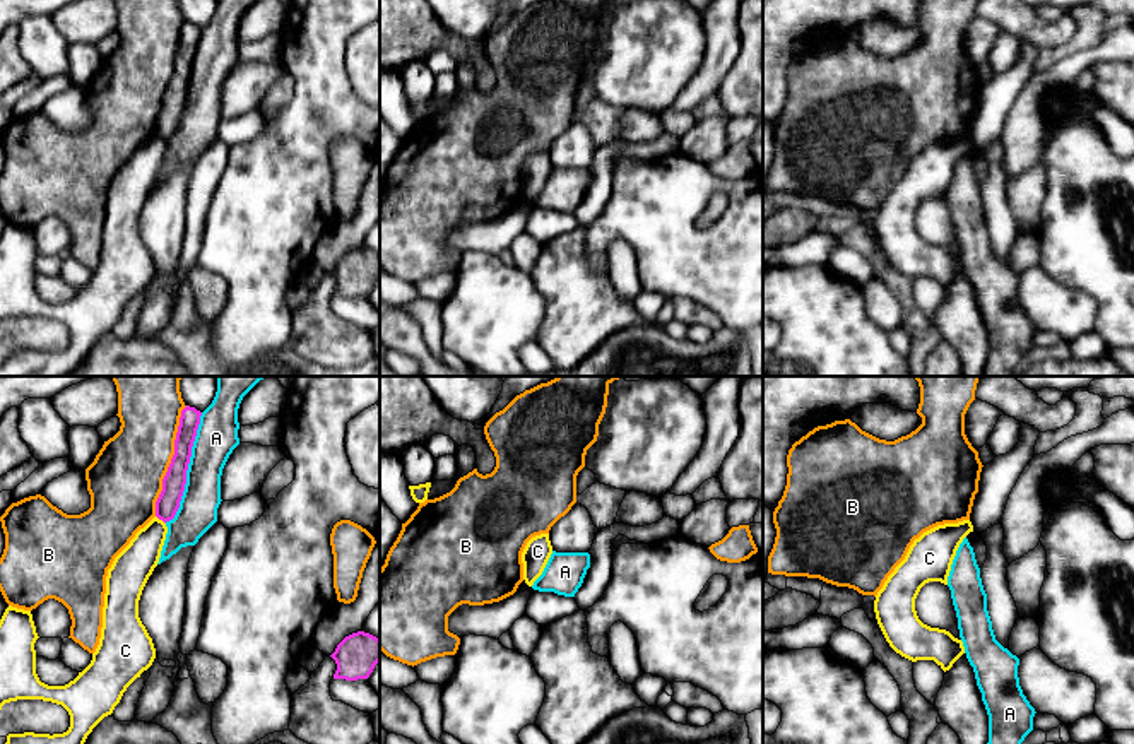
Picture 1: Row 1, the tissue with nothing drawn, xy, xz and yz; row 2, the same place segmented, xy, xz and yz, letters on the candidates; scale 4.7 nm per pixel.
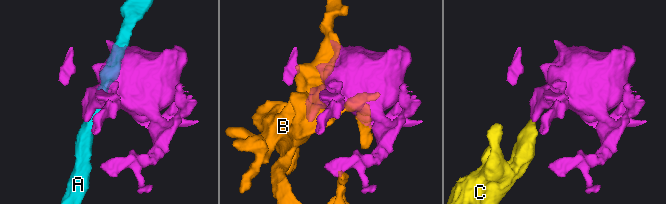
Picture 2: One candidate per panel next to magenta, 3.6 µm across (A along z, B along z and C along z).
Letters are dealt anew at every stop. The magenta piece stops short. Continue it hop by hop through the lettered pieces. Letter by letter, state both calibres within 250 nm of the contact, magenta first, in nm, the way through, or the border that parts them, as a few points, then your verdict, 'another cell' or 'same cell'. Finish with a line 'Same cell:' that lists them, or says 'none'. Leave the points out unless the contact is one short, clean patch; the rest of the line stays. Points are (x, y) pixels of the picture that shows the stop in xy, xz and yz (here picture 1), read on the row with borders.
A: 110/190 nm | another cell
B: 110/360 nm | another cell
C: 110/180 nm | along xy (156, 515), (165, 524) | another cell
Same cell: none

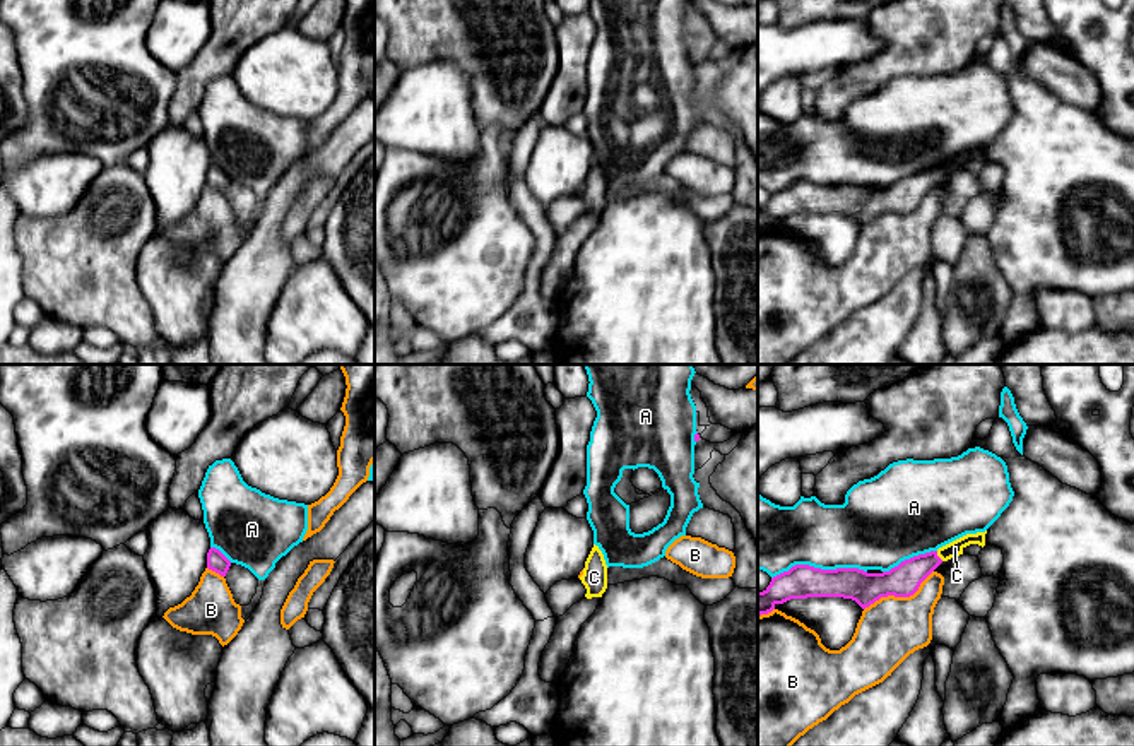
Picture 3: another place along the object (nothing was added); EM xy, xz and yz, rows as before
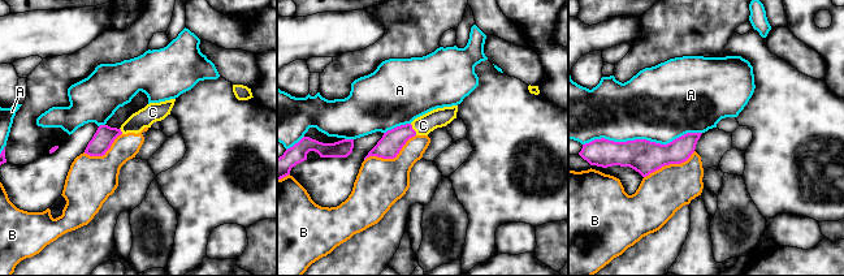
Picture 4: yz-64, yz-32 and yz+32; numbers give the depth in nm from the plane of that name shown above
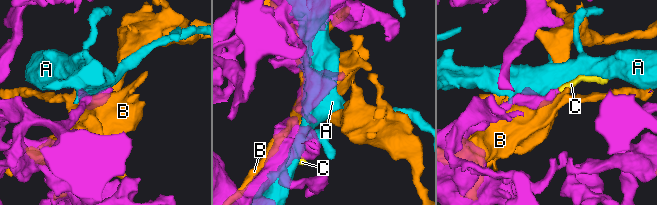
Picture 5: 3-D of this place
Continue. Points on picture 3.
A: 160/320 nm | another cell
B: 160/300 nm | another cell
C: 160/70 nm | across yz (903, 580), (938, 556), (955, 548) | same cell
Same cell: C

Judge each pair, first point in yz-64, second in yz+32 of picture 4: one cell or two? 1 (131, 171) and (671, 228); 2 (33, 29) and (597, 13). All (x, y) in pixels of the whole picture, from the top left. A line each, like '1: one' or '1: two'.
1: one
2: two

